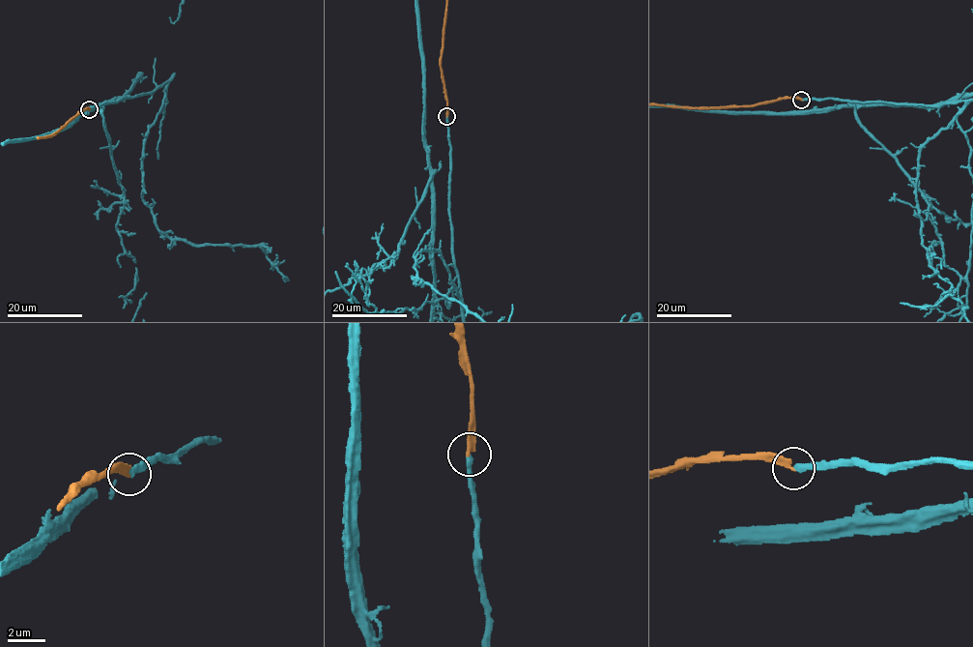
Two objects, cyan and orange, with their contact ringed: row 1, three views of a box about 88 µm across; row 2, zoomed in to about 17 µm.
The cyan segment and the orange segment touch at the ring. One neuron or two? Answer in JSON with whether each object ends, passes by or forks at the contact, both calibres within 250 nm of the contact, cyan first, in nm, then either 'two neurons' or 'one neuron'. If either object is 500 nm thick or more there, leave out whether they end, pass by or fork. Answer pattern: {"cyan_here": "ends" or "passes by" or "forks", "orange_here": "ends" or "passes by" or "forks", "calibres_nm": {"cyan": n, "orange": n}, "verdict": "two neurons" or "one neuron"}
{"cyan_here": "ends", "orange_here": "ends", "calibres_nm": {"cyan": 280, "orange": 240}, "verdict": "one neuron"}

